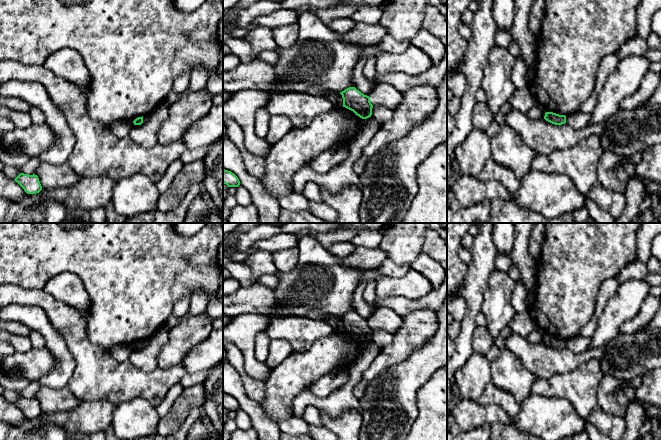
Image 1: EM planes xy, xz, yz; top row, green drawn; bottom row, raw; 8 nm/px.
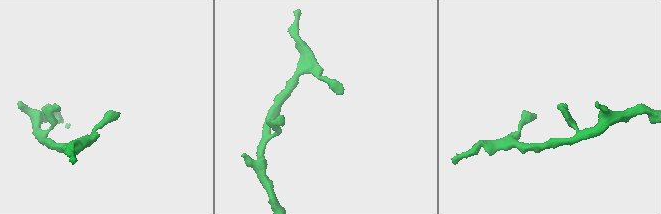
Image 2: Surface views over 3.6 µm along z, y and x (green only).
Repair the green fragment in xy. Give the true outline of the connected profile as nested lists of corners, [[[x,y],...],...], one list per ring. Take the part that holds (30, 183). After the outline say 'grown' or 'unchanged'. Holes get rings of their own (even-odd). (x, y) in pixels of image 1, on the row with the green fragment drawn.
[[[20,173],[14,180],[24,189],[27,194],[36,194],[42,190],[39,178],[35,174],[28,175]]] | unchanged

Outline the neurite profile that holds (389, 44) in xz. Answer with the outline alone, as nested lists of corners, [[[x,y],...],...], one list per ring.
[[[387,36],[378,45],[384,52],[388,53],[403,53],[410,46],[409,40],[398,41],[394,37]]]

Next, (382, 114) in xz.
[[[373,105],[371,117],[380,125],[391,120],[392,116],[393,110],[381,105]]]

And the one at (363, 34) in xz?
[[[356,24],[350,31],[340,34],[340,39],[346,43],[372,46],[379,45],[387,36],[386,29],[379,24]]]

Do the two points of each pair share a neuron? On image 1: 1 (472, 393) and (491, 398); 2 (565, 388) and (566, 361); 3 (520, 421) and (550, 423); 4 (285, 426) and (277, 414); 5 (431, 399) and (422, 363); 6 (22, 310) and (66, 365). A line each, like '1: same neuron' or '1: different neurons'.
1: different neurons
2: different neurons
3: same neuron
4: different neurons
5: different neurons
6: same neuron

